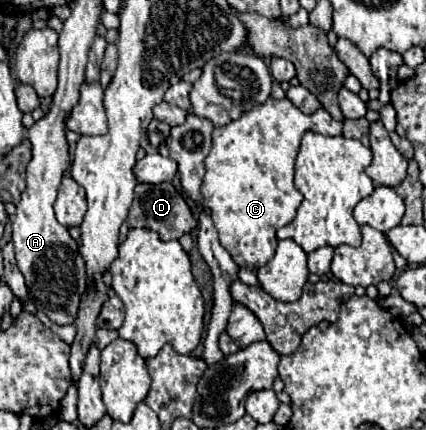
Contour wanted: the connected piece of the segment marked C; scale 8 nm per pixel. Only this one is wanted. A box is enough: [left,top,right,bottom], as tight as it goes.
[201,98,343,270]

